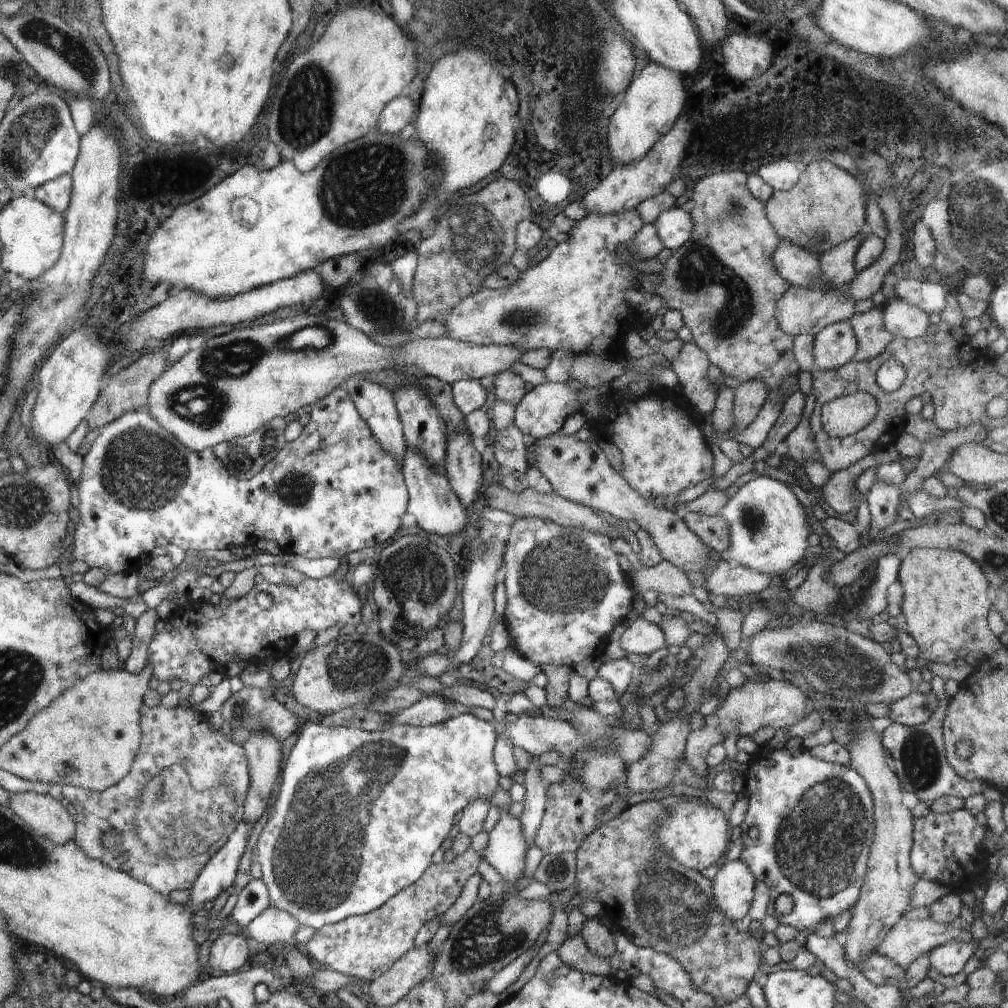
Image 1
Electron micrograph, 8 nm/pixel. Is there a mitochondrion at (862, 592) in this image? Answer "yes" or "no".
no

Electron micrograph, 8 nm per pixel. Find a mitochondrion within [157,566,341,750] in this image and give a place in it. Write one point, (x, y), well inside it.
(239, 711)

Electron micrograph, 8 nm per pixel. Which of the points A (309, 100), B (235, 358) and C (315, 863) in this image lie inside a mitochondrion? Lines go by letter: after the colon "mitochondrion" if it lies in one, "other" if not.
A: mitochondrion
B: mitochondrion
C: mitochondrion

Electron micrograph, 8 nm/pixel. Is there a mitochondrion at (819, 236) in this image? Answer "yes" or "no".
yes

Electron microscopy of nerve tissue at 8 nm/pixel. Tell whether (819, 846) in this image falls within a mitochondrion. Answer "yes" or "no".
yes

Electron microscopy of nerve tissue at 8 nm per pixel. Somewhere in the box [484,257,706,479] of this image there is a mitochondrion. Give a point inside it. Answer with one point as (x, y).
(525, 317)

